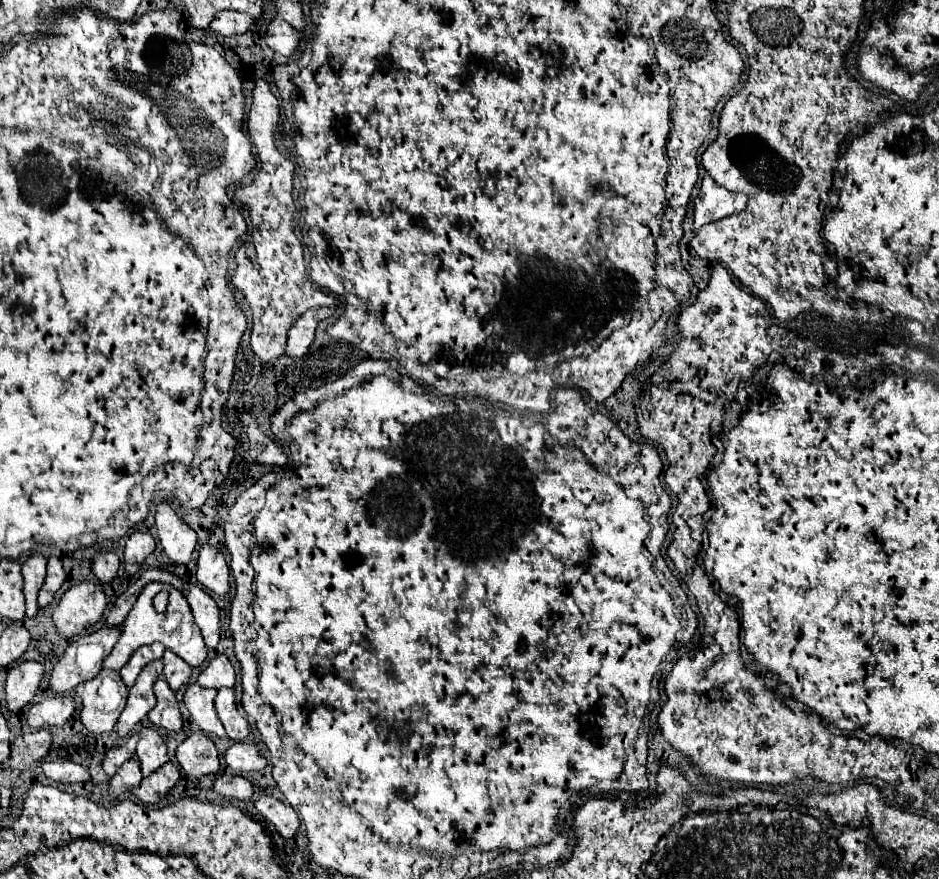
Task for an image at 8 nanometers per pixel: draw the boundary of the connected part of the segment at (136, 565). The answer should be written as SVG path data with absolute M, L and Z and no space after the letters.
M133 532L125 544L125 570L127 570L127 574L135 574L153 550L155 550L155 540L149 532Z

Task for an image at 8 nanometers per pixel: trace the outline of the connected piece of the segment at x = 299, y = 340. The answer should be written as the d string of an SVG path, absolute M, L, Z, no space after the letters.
M309 308L305 314L301 314L287 332L285 354L291 358L303 356L315 338L317 324L325 320L329 314L331 314L331 308Z

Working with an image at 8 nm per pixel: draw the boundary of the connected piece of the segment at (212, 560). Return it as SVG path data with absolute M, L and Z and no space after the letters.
M201 546L195 576L197 582L215 596L225 596L229 592L229 566L221 550L215 546Z

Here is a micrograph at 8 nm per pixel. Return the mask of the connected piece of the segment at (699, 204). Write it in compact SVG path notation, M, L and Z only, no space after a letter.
M705 176L701 182L699 198L695 200L695 230L703 228L709 222L721 220L735 212L741 212L747 206L747 198L741 192L731 192L725 186L713 182Z

